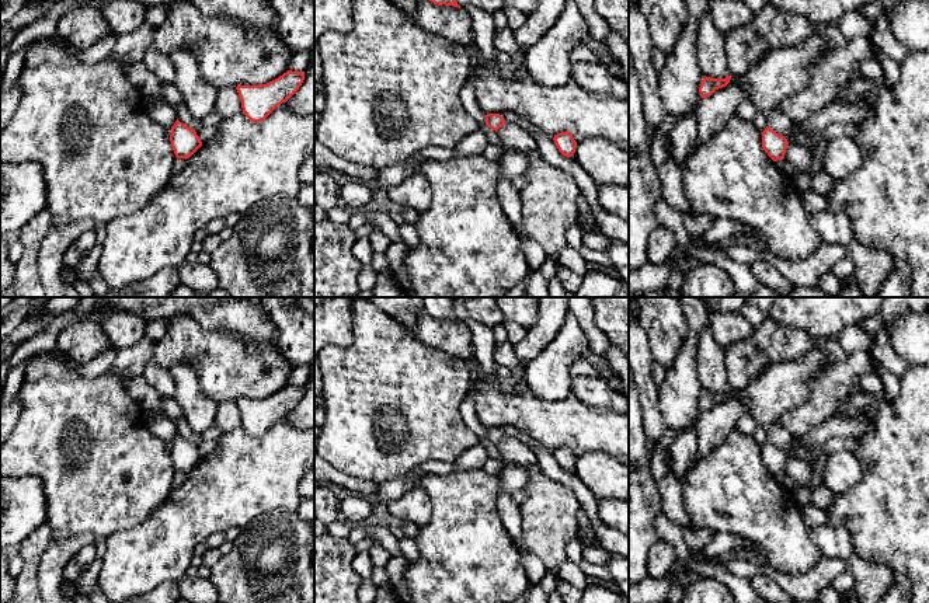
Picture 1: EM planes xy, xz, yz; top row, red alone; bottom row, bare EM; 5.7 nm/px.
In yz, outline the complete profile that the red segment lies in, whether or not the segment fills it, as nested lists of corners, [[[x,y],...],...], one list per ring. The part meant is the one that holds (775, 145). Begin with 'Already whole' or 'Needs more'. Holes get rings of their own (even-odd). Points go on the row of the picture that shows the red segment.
Already whole. [[[768,126],[761,135],[762,135],[762,147],[768,153],[768,156],[773,161],[784,158],[784,153],[789,144],[787,139]]]

